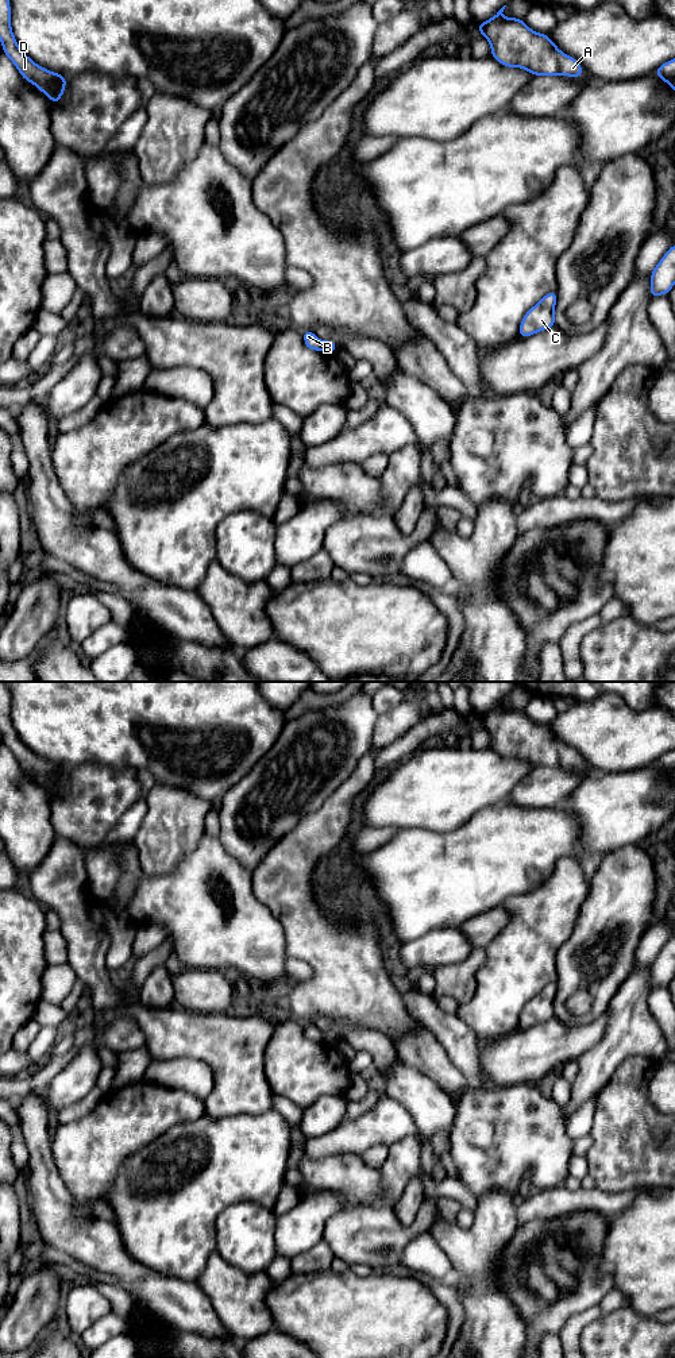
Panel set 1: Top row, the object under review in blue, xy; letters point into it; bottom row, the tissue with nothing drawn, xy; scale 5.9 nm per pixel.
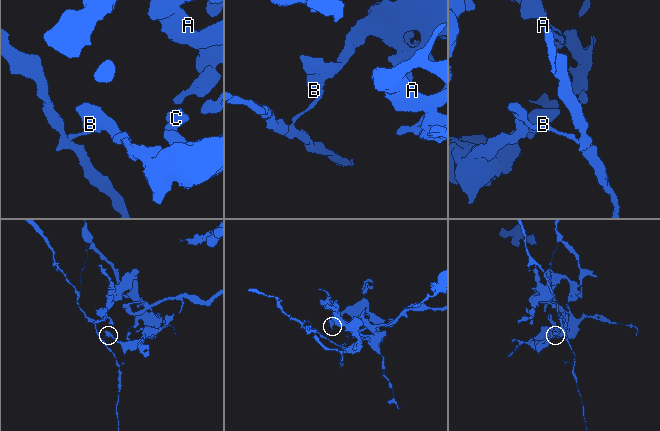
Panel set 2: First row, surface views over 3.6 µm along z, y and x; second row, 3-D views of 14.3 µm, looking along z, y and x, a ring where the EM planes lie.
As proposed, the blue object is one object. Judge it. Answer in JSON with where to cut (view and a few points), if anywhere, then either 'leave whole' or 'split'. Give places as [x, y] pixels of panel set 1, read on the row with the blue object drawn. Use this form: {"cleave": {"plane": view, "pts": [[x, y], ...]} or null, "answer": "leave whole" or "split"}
{"cleave": {"plane": "xy", "pts": [[320, 342], [323, 348]]}, "answer": "split"}

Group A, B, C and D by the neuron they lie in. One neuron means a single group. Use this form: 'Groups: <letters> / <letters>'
Groups: A B C / D

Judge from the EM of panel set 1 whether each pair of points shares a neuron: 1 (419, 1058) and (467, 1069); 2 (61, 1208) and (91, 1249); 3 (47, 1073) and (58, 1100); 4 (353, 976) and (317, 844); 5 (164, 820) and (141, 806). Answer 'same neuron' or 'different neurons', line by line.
1: different neurons
2: same neuron
3: different neurons
4: same neuron
5: different neurons

